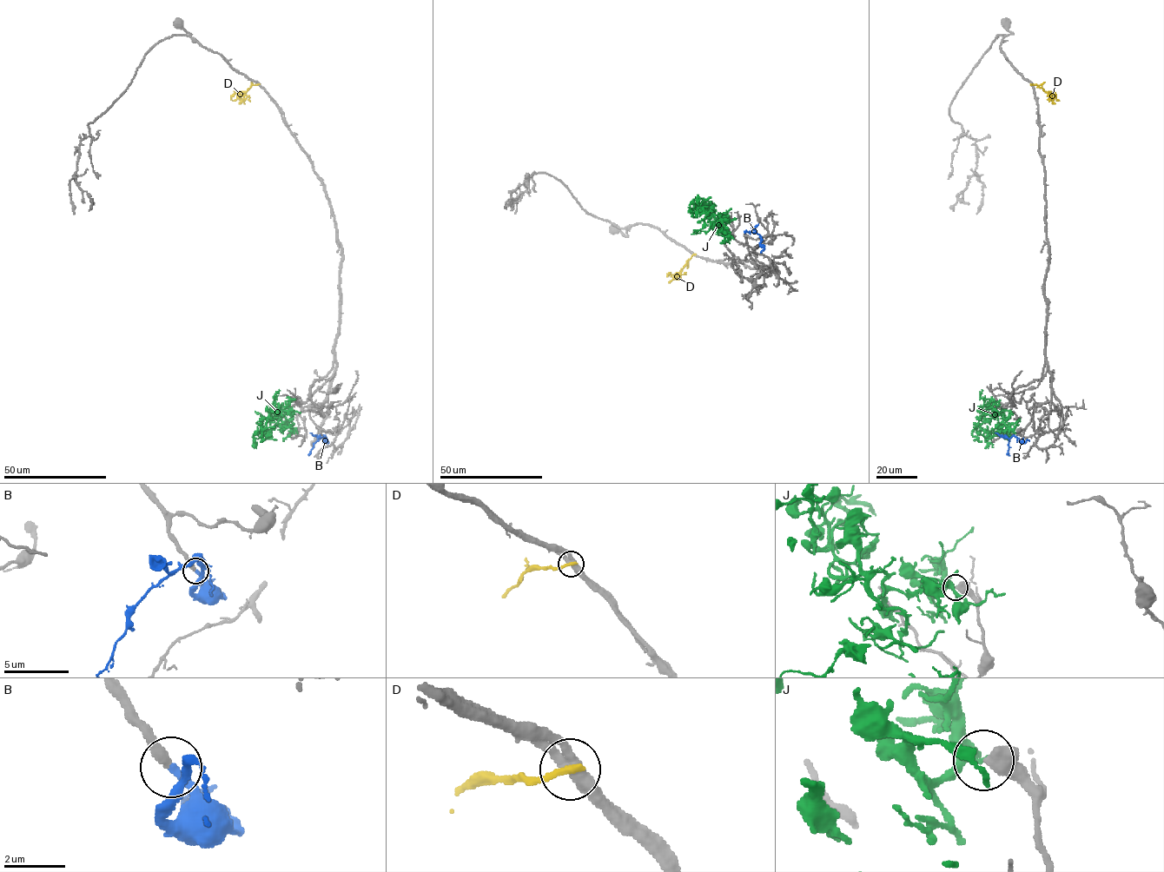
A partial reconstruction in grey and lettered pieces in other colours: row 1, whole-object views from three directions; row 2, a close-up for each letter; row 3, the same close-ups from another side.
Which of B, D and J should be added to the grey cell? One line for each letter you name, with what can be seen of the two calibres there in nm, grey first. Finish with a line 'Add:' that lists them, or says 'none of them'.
B: 280/260 nm
Add: B

